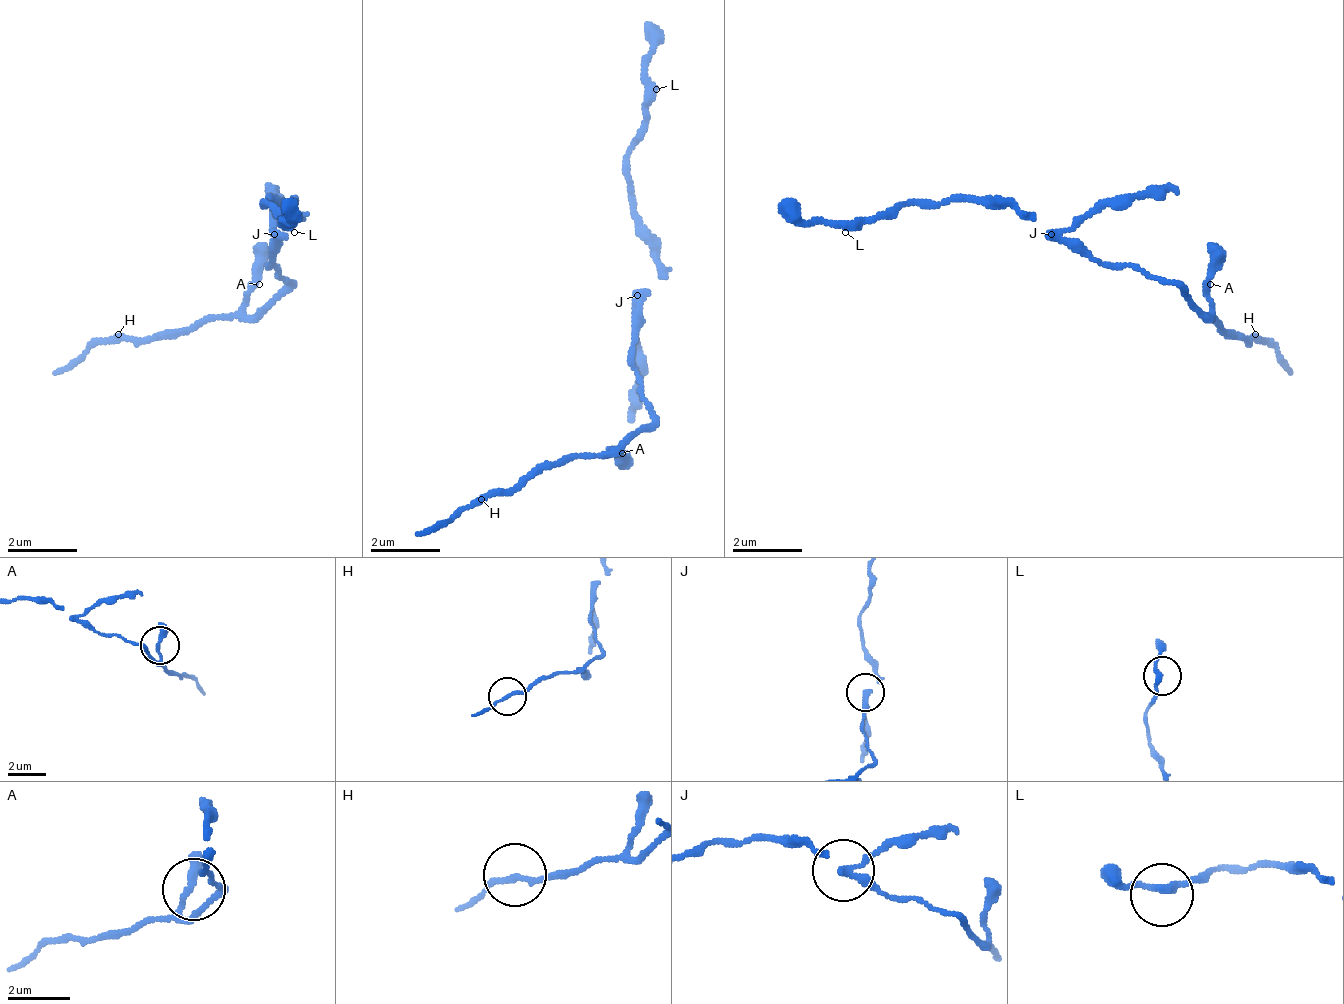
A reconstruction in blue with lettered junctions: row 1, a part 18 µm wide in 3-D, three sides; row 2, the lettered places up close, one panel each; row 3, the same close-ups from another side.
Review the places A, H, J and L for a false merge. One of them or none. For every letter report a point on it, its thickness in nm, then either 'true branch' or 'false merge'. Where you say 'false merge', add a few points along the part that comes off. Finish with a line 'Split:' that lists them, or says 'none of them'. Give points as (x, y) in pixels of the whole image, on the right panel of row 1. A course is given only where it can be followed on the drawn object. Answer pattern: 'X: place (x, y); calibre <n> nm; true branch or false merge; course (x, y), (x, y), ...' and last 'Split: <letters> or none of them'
A: place (1210, 284); calibre 180 nm; true branch
H: place (1255, 334); calibre 170 nm; true branch
J: place (1051, 234); calibre 190 nm; false merge; course (1054, 232), (1175, 189)
L: place (845, 232); calibre 200 nm; true branch
Split: J

